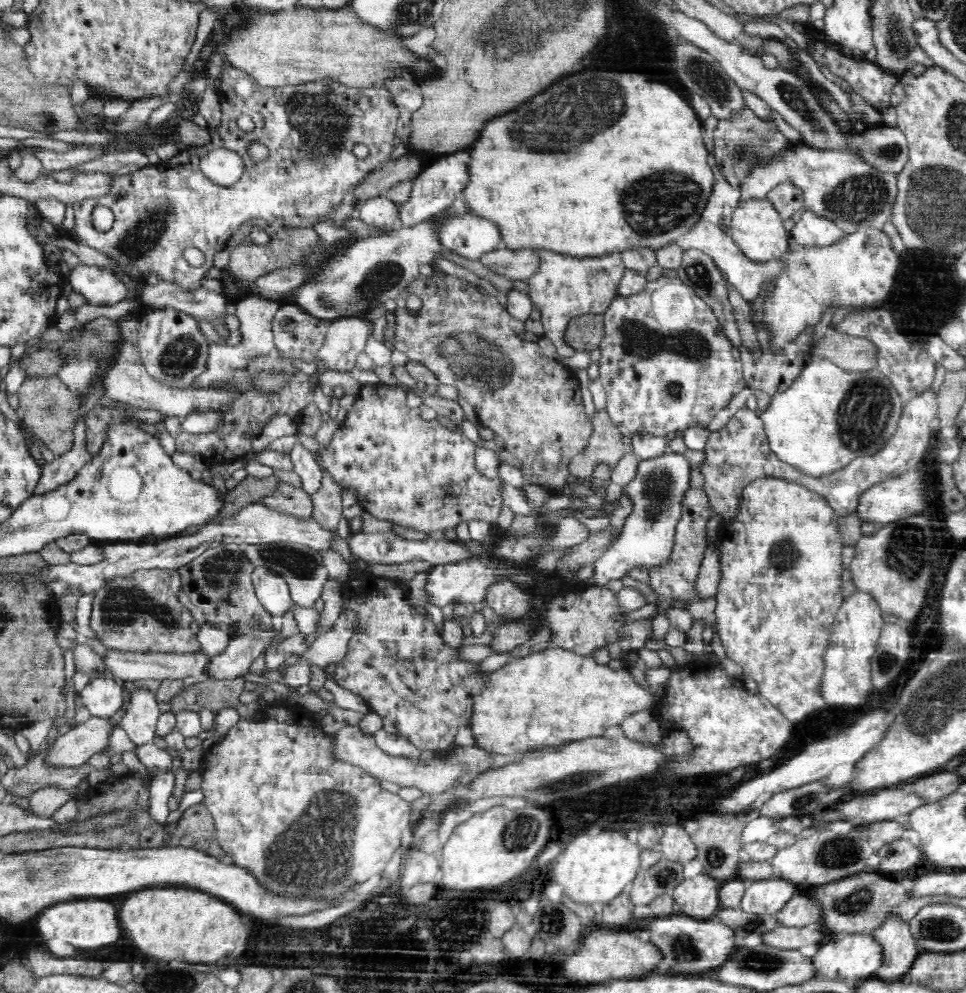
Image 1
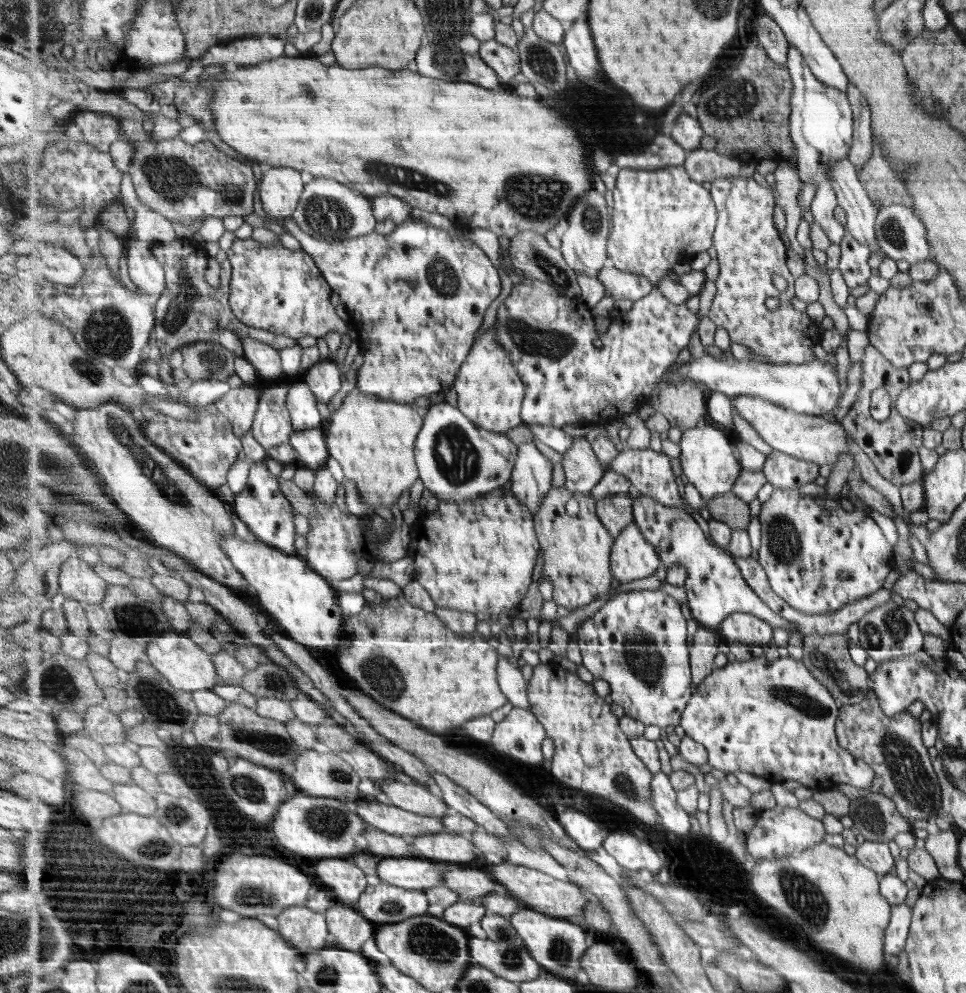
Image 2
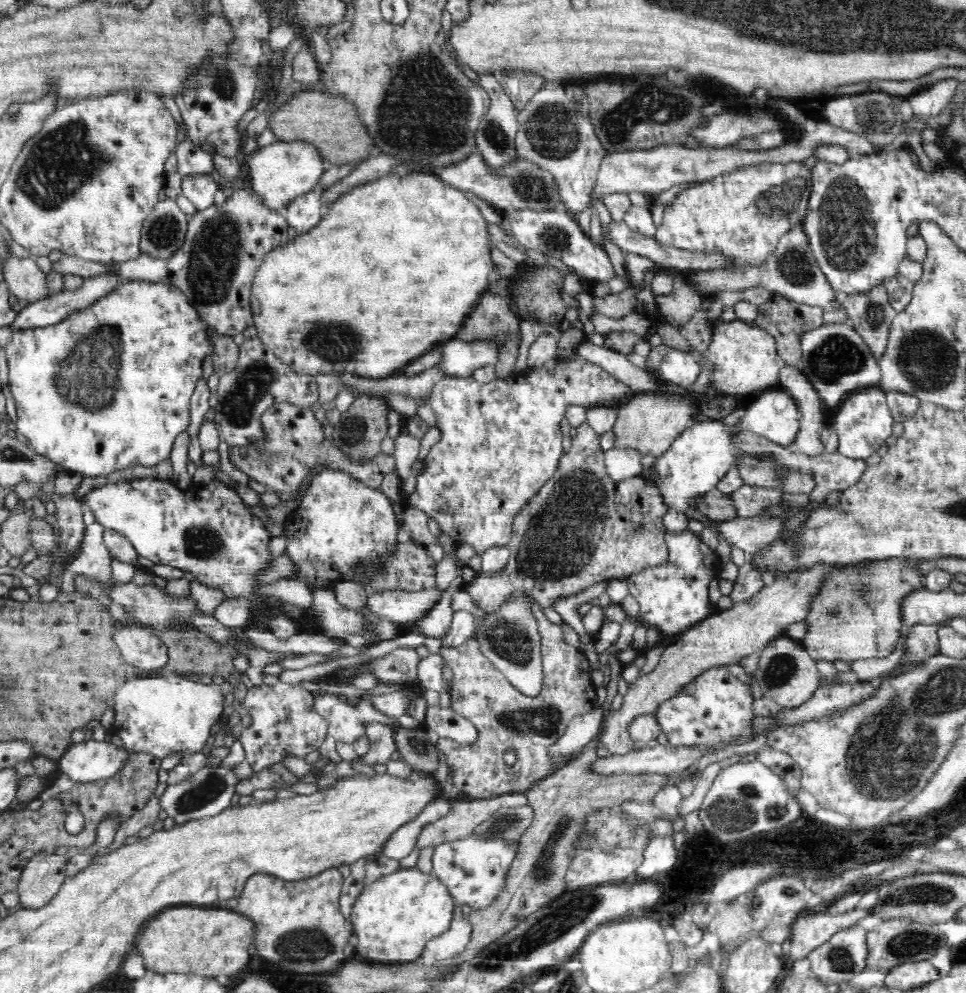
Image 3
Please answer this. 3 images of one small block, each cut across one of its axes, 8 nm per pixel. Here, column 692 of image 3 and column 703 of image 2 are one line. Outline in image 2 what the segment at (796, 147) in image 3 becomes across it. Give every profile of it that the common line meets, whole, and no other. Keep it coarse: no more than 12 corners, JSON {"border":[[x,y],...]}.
{"border":[[701,146],[683,165],[691,179],[713,184],[739,176],[742,161]]}

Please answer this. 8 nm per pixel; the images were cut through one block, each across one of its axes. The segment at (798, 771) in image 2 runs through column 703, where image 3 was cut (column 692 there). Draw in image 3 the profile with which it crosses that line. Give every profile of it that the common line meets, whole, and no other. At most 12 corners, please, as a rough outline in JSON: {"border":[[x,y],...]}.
{"border":[[729,666],[657,708],[674,746],[749,742],[753,694]]}

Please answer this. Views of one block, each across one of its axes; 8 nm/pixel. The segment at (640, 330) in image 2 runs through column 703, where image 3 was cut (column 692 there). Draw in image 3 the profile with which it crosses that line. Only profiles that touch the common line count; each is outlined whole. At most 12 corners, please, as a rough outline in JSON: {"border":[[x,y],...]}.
{"border":[[670,348],[660,382],[690,387],[700,365],[689,353]]}

